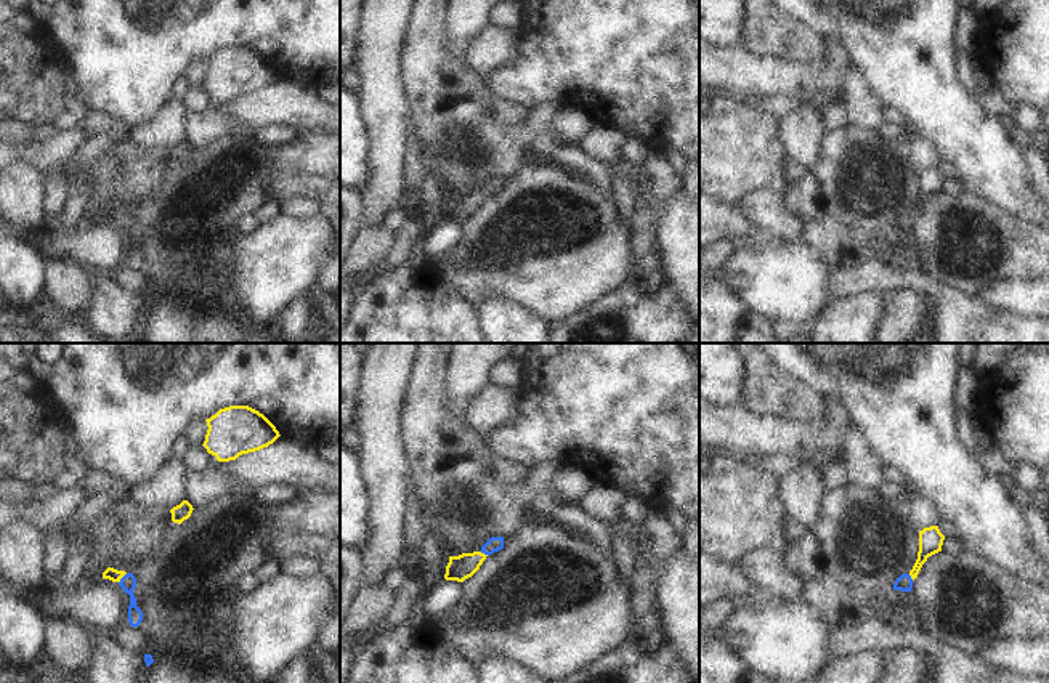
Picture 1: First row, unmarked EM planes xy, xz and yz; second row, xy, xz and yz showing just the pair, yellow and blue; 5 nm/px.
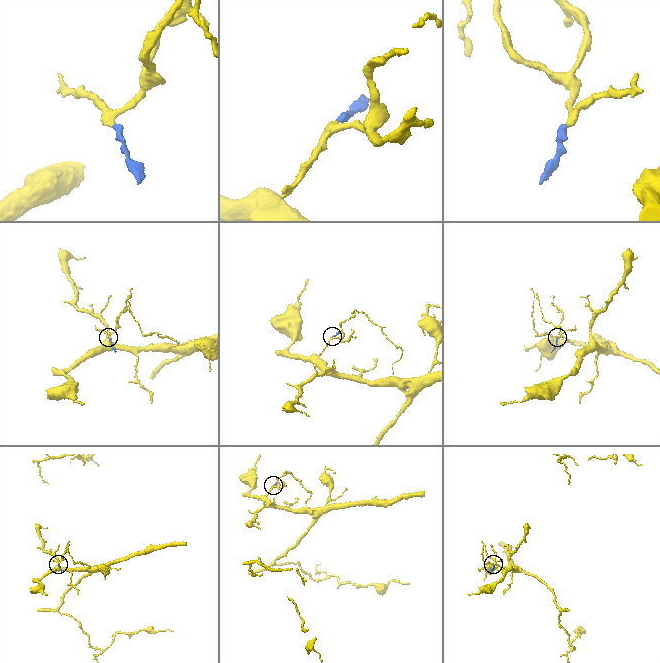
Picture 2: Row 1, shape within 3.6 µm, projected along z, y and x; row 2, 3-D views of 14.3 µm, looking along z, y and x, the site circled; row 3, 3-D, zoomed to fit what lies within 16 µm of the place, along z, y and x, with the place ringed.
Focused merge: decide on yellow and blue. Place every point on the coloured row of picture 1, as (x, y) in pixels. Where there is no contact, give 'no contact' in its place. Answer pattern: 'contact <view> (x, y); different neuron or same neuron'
contact xy (122, 576); same neuron

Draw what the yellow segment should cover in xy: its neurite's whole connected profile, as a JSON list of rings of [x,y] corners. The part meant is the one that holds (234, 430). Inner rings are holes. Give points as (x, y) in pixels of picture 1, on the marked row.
[[[249,406],[220,409],[205,422],[209,430],[202,446],[218,462],[268,447],[281,436],[263,414]]]

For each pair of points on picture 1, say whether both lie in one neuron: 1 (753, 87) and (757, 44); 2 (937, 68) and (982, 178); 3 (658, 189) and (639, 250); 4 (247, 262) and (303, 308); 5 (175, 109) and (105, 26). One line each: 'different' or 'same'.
1: different
2: same
3: same
4: different
5: different

